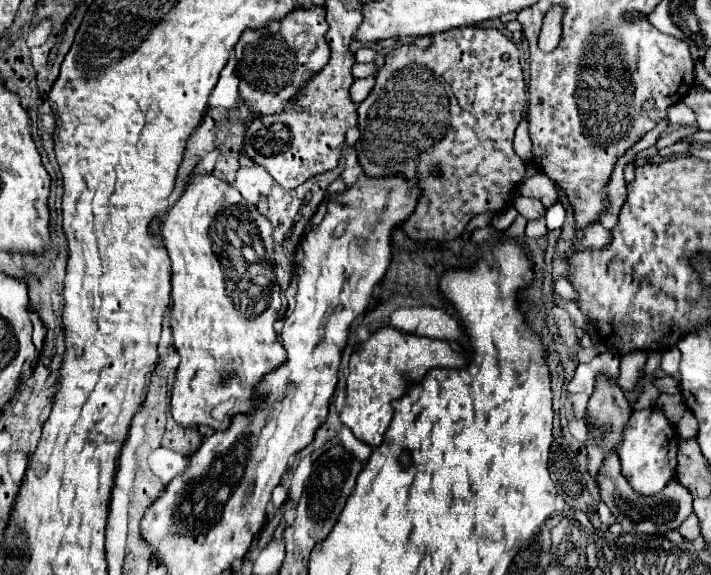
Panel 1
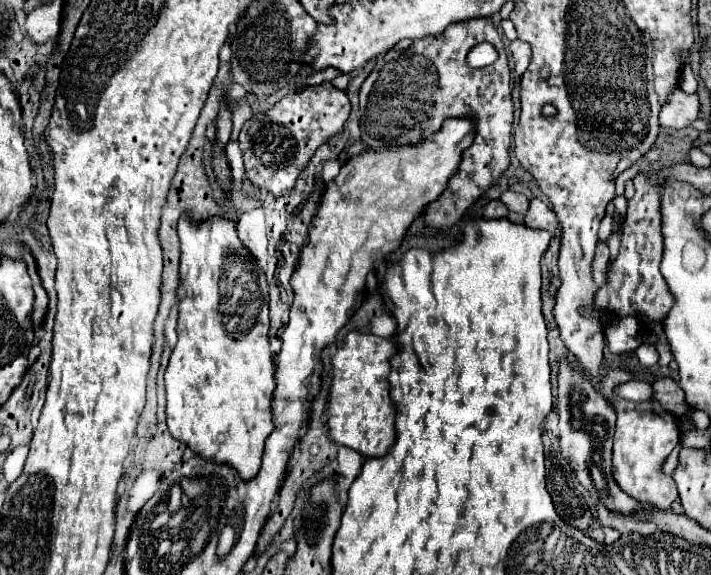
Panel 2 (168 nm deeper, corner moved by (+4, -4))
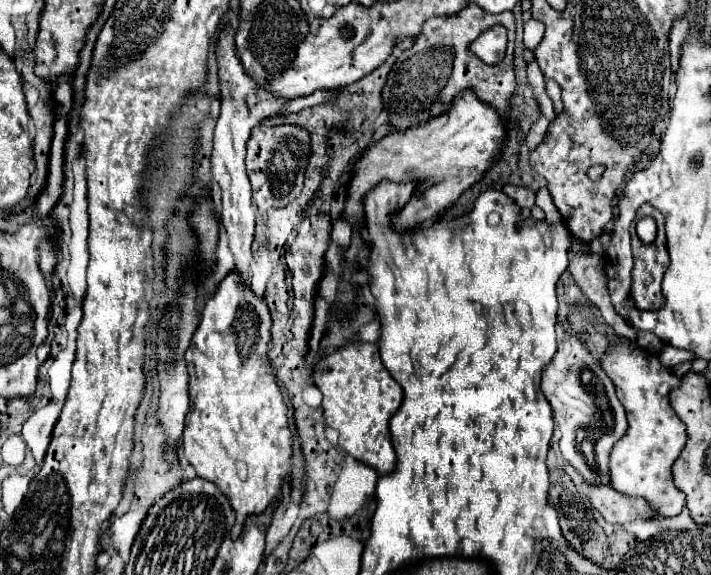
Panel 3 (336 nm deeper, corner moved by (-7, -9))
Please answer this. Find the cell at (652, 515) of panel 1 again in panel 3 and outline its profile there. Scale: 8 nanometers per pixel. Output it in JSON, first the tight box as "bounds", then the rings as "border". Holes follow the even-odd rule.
{"bounds":[541,329,627,485],"border":[[[565,329],[559,349],[553,355],[551,363],[543,369],[543,379],[541,379],[541,391],[545,393],[551,409],[553,409],[553,419],[561,431],[561,453],[563,457],[583,475],[583,479],[589,485],[609,485],[609,453],[615,445],[617,439],[621,439],[627,431],[627,417],[625,409],[619,403],[615,395],[615,385],[607,377],[607,373],[601,371],[599,361],[589,353],[587,345],[583,343],[581,335],[573,329]]]}

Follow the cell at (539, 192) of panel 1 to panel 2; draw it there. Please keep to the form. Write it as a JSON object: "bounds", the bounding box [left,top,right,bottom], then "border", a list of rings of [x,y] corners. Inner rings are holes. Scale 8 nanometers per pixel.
{"bounds":[526,198,560,236],"border":[[[540,198],[530,200],[530,210],[526,212],[526,222],[528,228],[542,228],[548,230],[552,236],[560,236],[560,222],[554,214],[554,210],[544,204]]]}

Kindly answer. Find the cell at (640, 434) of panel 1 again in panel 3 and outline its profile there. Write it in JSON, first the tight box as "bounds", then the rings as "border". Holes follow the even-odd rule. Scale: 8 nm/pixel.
{"bounds":[601,325,687,517],"border":[[[605,325],[605,333],[609,335],[609,347],[601,357],[601,367],[613,381],[629,421],[625,437],[621,437],[611,449],[611,487],[629,497],[643,497],[661,517],[679,515],[685,505],[685,495],[673,485],[671,465],[687,443],[687,431],[685,423],[669,403],[669,393],[681,383],[681,379],[669,367],[659,363],[657,353],[651,353],[649,359],[645,349],[623,341],[609,325]]]}

